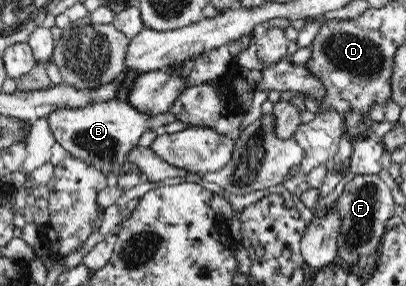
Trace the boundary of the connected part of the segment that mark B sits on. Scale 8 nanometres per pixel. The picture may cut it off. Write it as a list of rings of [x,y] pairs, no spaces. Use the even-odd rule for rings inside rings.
[[[111,98],[107,102],[91,102],[87,106],[59,106],[47,114],[47,123],[59,143],[70,156],[80,158],[107,174],[110,170],[117,173],[119,166],[127,160],[127,154],[139,143],[145,128],[162,130],[165,122],[175,122],[173,113],[163,113],[149,117],[131,108],[125,101]]]

